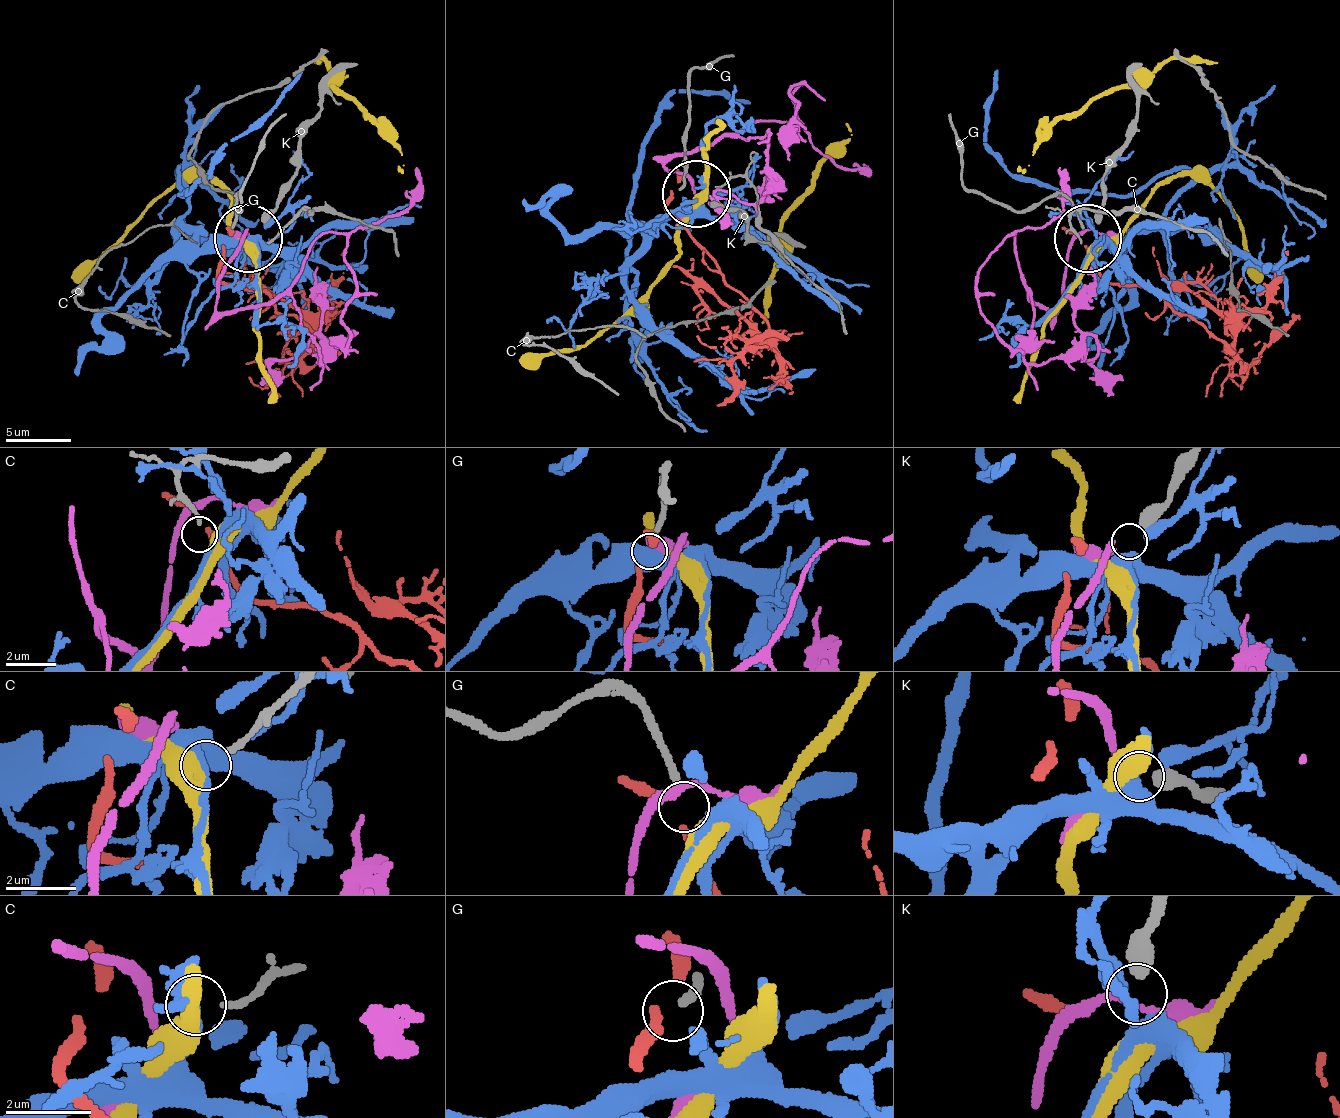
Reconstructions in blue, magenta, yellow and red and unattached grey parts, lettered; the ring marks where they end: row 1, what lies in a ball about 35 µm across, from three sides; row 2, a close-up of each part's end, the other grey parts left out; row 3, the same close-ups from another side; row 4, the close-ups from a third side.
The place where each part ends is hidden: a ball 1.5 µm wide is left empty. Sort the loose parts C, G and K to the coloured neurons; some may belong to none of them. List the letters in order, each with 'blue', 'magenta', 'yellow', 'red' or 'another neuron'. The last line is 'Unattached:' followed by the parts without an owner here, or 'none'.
C: another neuron
G: another neuron
K: another neuron
Unattached: C, G, K

